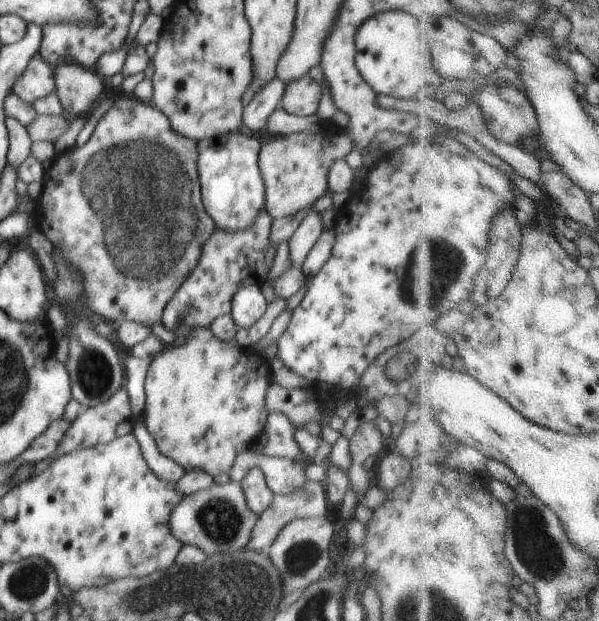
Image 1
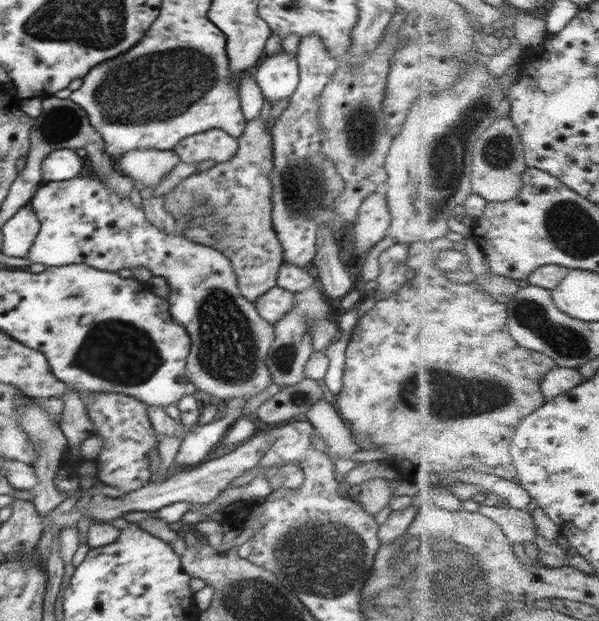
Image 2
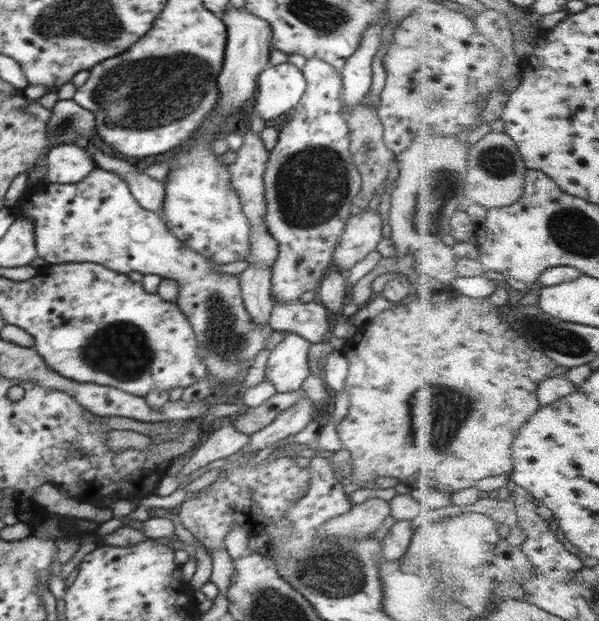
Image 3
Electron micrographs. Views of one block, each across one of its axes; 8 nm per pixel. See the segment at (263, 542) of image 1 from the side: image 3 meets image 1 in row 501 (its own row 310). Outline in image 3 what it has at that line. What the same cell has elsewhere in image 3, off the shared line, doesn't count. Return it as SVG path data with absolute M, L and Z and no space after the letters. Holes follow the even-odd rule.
M273 300L272 312L270 312L270 318L268 324L273 328L274 331L289 331L302 336L311 343L320 342L326 332L330 329L328 323L328 316L326 314L326 307L319 301L315 302L288 302L288 304L282 304L280 300Z

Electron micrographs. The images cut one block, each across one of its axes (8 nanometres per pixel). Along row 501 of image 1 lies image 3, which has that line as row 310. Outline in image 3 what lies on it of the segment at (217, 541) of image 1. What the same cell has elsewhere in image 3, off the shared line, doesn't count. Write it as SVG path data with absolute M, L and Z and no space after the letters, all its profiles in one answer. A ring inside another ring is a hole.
M96 168L85 180L75 184L38 186L38 190L30 190L17 201L15 210L24 218L32 218L37 256L48 264L96 263L120 274L141 272L143 275L157 274L176 280L180 290L176 303L196 333L198 357L204 359L206 372L217 384L231 384L240 371L247 371L274 332L268 323L260 326L252 322L252 316L244 306L238 276L214 271L218 265L216 262L200 257L188 246L183 246L183 242L168 230L162 216L142 208L132 196L128 184L115 173Z

